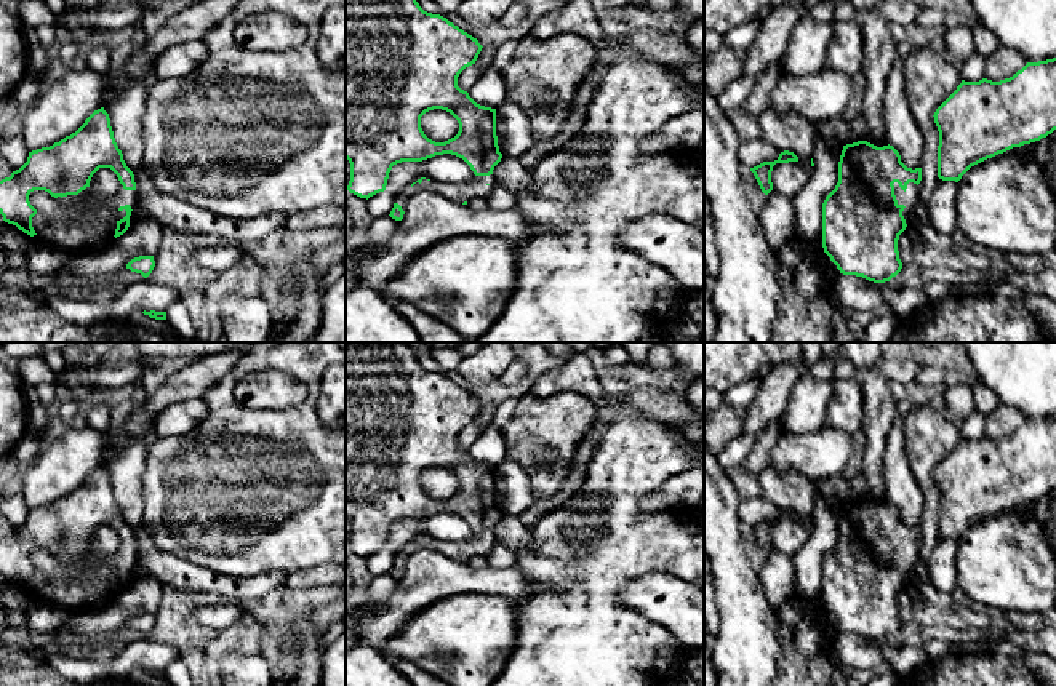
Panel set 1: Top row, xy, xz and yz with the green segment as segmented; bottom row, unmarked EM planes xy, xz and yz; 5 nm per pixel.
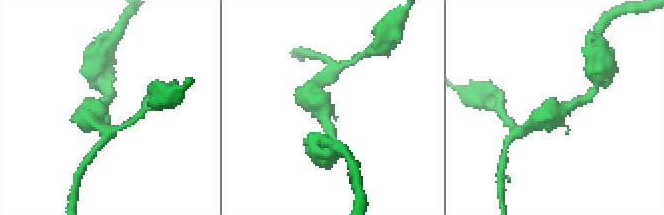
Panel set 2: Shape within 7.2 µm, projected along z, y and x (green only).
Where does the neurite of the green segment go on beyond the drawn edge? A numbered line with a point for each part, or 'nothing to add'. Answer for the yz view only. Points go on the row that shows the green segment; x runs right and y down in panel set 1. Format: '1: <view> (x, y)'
1: yz (909, 199)

